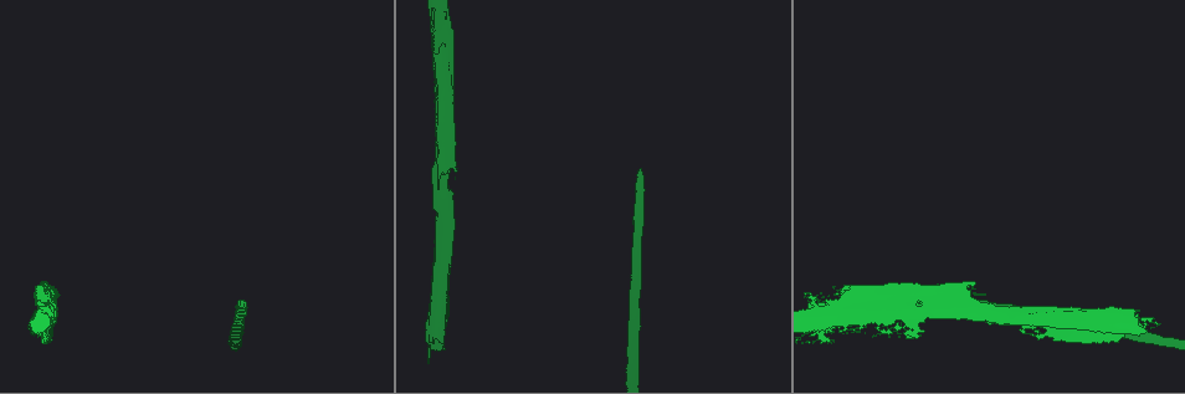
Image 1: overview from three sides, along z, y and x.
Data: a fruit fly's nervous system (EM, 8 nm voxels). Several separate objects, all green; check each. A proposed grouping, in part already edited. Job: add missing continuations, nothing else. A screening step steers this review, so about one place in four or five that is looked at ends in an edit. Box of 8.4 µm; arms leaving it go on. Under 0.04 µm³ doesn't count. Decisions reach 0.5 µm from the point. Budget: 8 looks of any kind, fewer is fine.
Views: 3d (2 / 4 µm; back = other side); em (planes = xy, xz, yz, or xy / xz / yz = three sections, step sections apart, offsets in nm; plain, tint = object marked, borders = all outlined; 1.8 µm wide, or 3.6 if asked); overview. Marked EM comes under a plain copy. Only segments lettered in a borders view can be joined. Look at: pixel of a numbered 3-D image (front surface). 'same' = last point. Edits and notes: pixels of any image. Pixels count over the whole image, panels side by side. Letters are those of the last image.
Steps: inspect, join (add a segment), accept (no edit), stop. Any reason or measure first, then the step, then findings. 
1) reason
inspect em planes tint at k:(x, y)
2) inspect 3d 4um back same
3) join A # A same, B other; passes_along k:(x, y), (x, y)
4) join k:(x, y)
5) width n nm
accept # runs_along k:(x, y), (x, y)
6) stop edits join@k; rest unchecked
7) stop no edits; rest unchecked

thin end
inspect 3d 4um at 1:(243, 300)

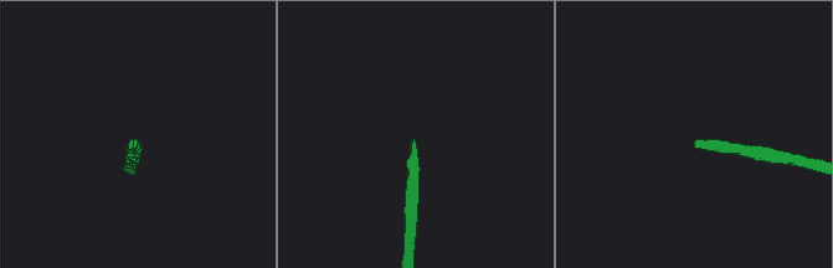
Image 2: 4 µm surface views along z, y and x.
shape alone is not enough
inspect em yz step 8 borders at 2:(135, 141)

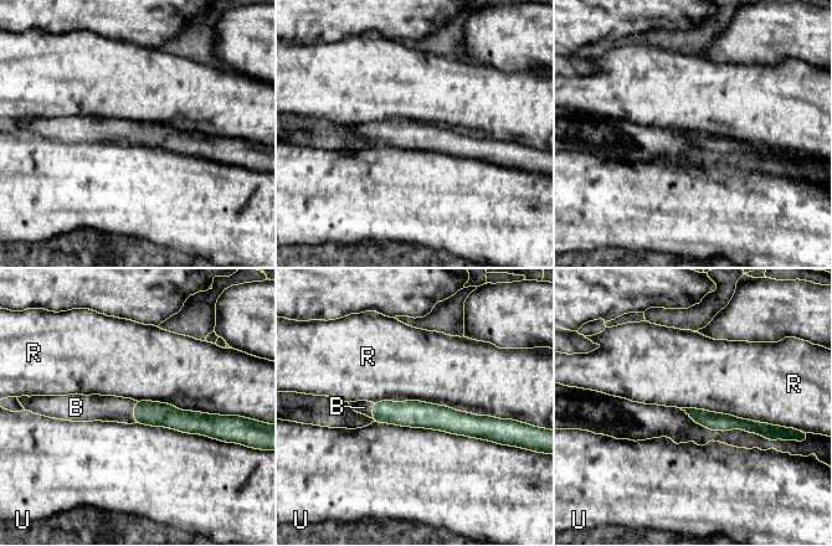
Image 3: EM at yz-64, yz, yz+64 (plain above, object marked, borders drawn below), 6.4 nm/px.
join B # B same, R other, U other; passes_along 3:(150, 413), (133, 412), (107, 408); the cell continues

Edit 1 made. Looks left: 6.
arms part here
inspect em planes borders at 1:(894, 307)

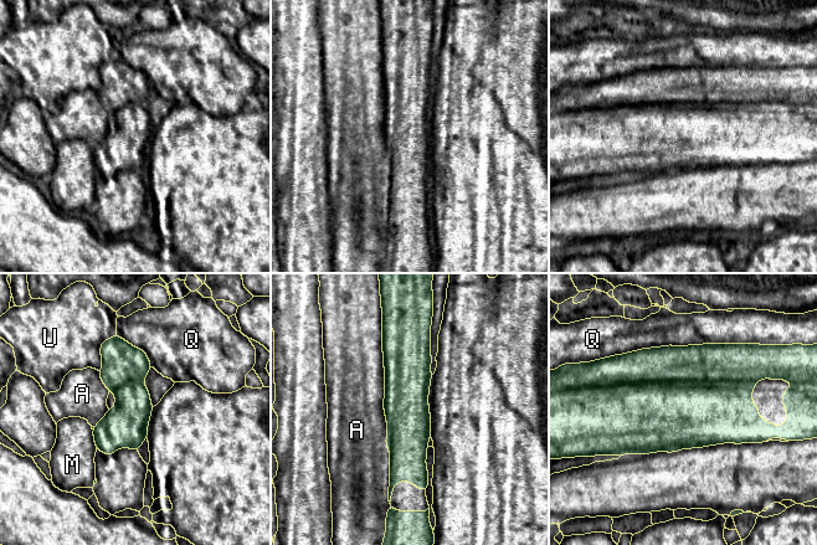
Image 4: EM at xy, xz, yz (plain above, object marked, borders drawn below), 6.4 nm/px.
longest_contact A 1050 nm
accept # A other, M other, Q other, U other; none of them fits

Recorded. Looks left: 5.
stops while still wide
inspect em yz step 8 tint at 1:(1143, 327)

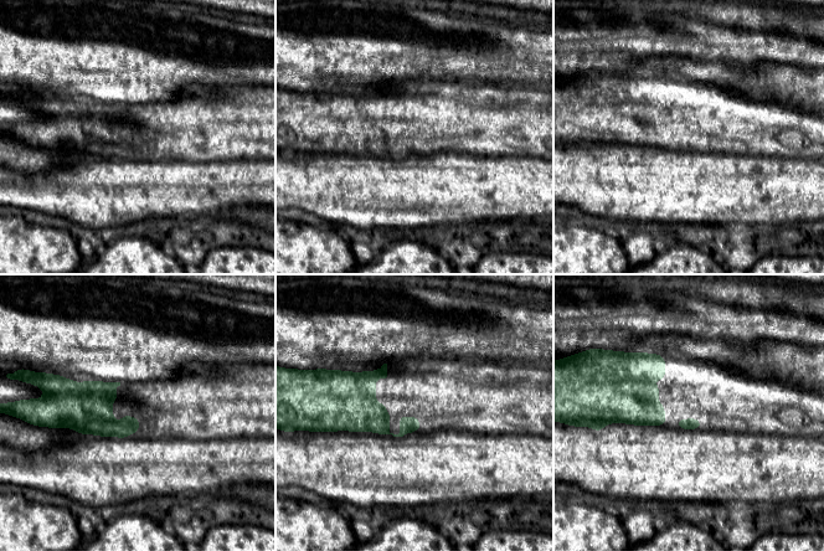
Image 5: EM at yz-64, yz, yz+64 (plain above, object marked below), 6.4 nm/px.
inspect em planes borders same

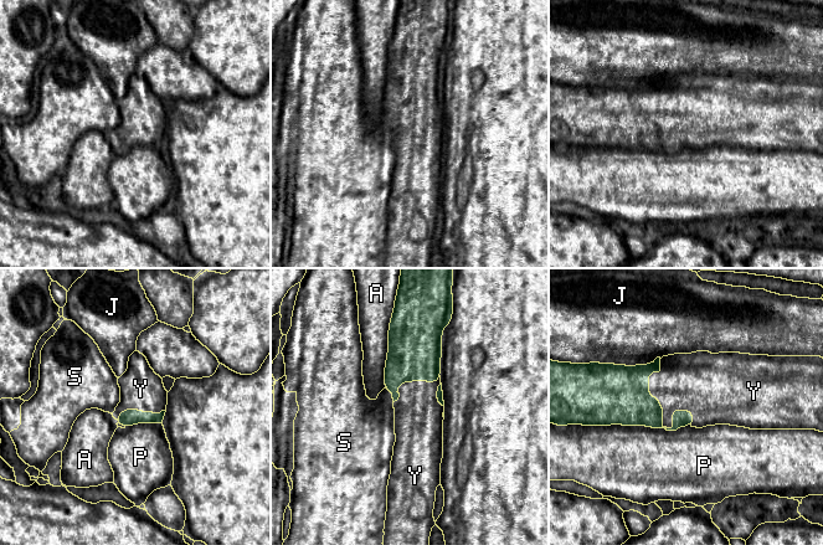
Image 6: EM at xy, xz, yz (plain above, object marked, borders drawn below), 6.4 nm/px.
longest_contact P 550 nm
join Y # A other, J other, P other, S other, Y same; passes_along 6:(626, 401), (662, 415), (683, 382); it goes on there

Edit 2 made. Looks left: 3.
stop edits join@3, join@6; rest unchecked

